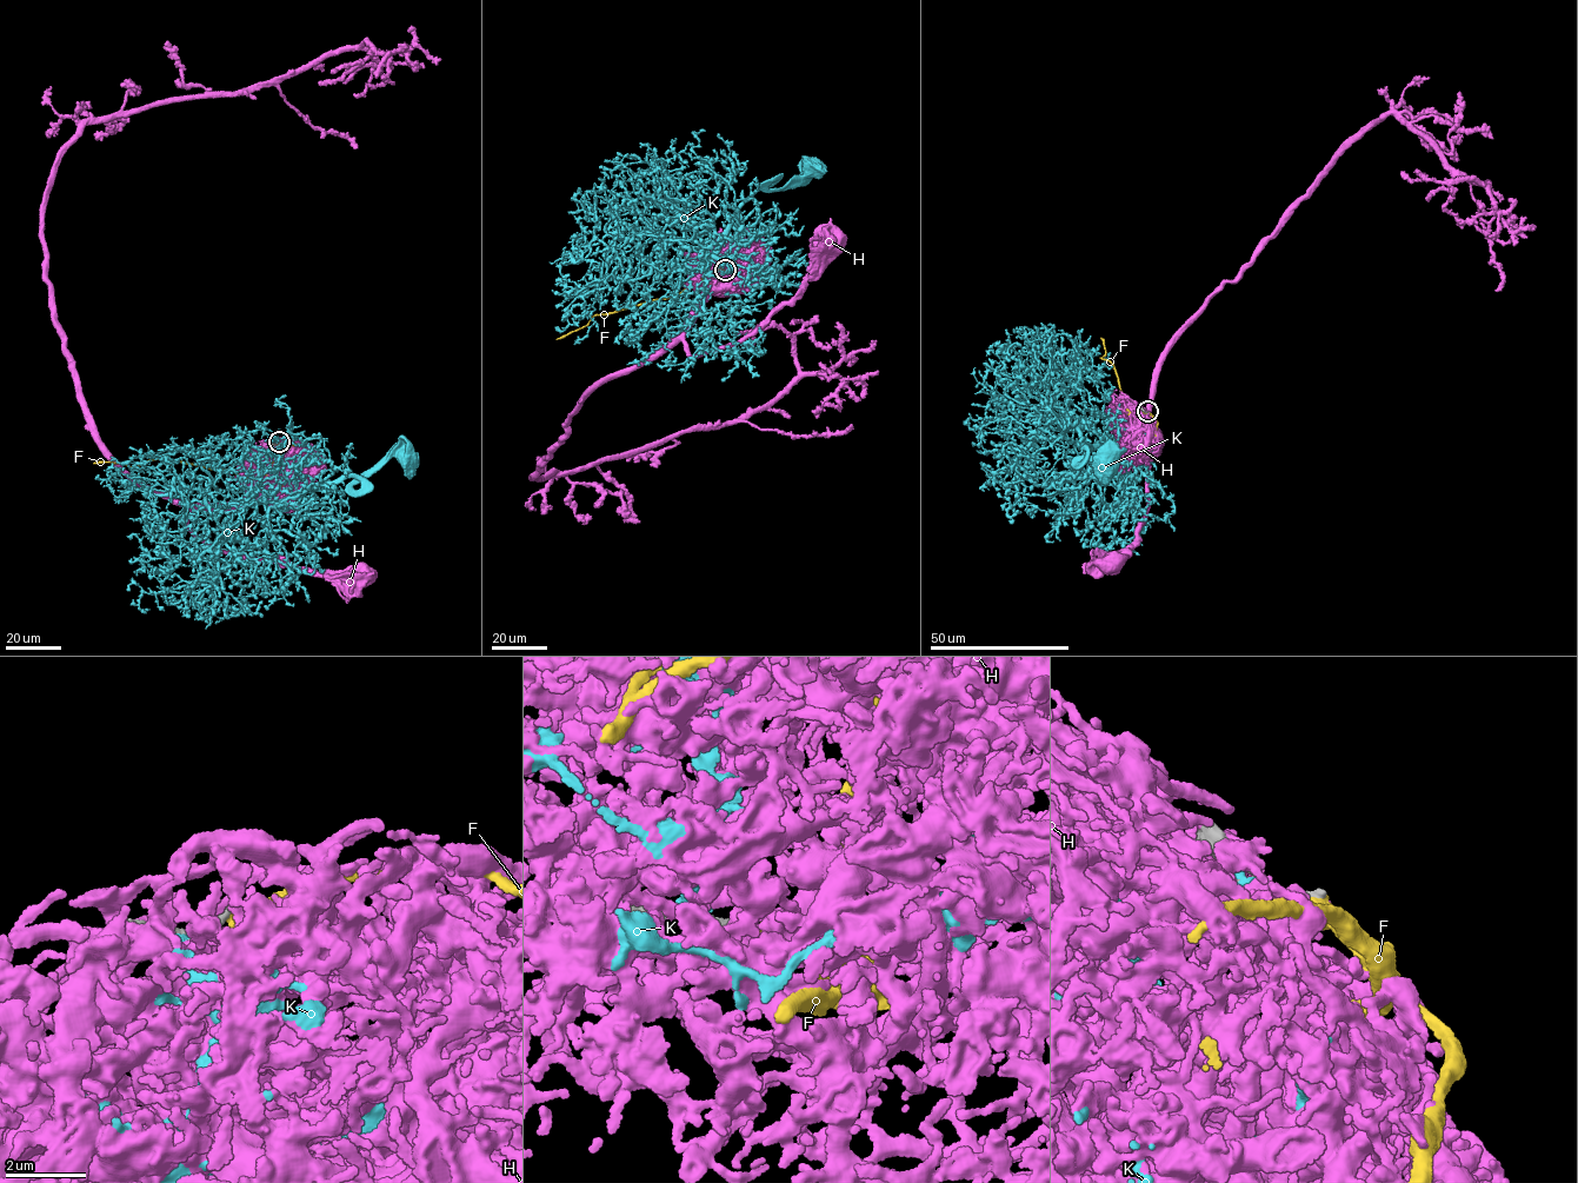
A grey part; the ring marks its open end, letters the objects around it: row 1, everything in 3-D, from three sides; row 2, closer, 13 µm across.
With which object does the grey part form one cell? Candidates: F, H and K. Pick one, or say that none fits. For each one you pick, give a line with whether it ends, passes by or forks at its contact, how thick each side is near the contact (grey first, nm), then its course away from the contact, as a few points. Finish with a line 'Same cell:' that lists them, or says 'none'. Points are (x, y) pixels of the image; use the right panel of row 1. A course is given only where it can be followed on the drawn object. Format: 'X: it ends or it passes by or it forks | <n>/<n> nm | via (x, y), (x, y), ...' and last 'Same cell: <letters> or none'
Same cell: none

